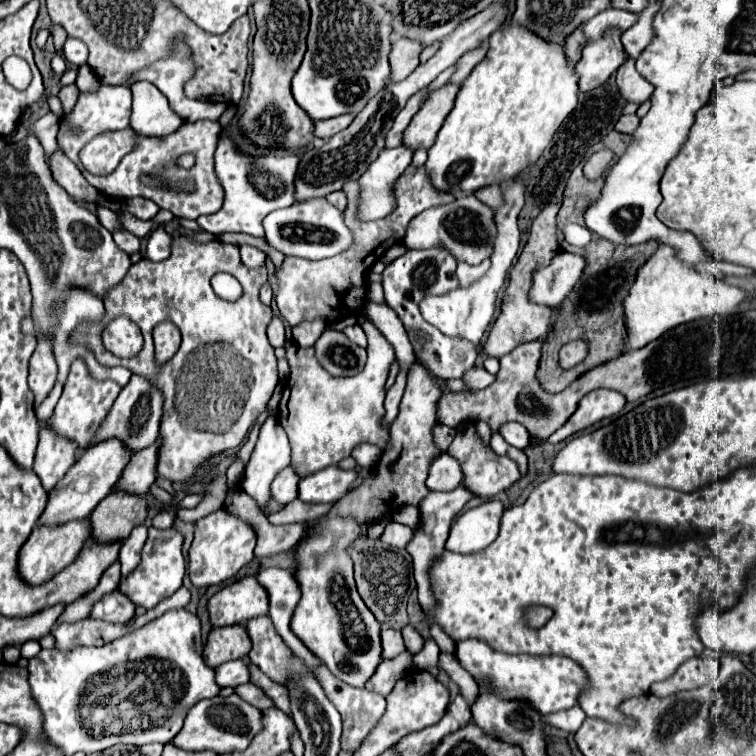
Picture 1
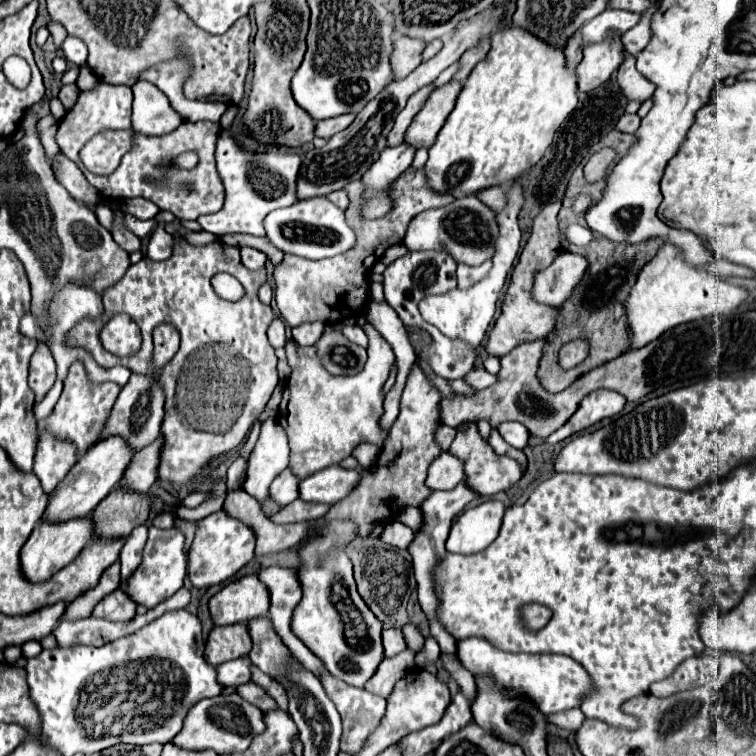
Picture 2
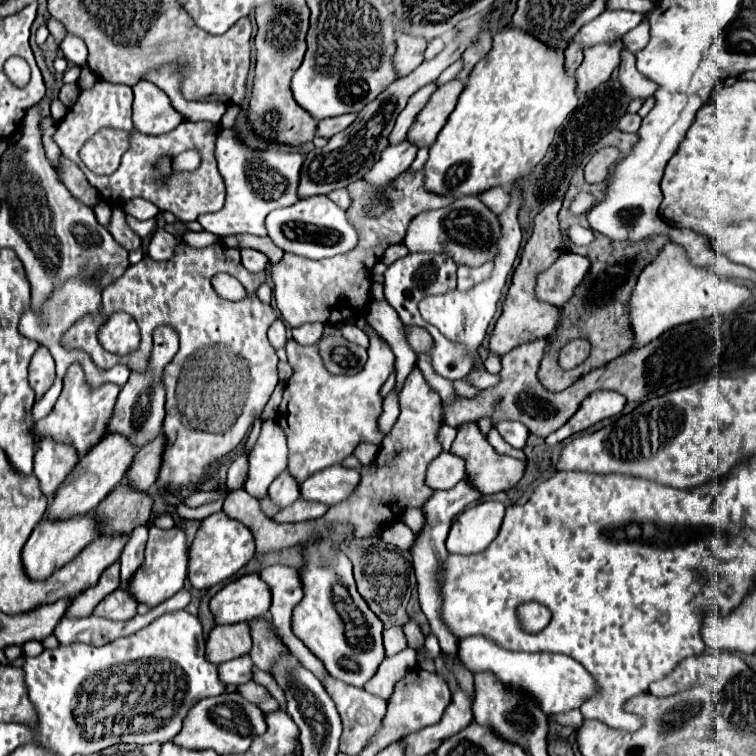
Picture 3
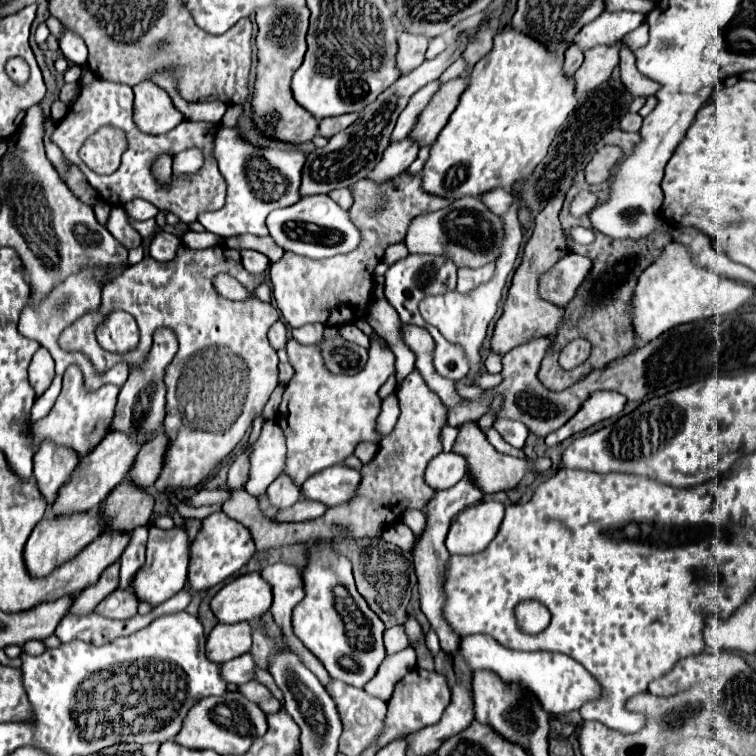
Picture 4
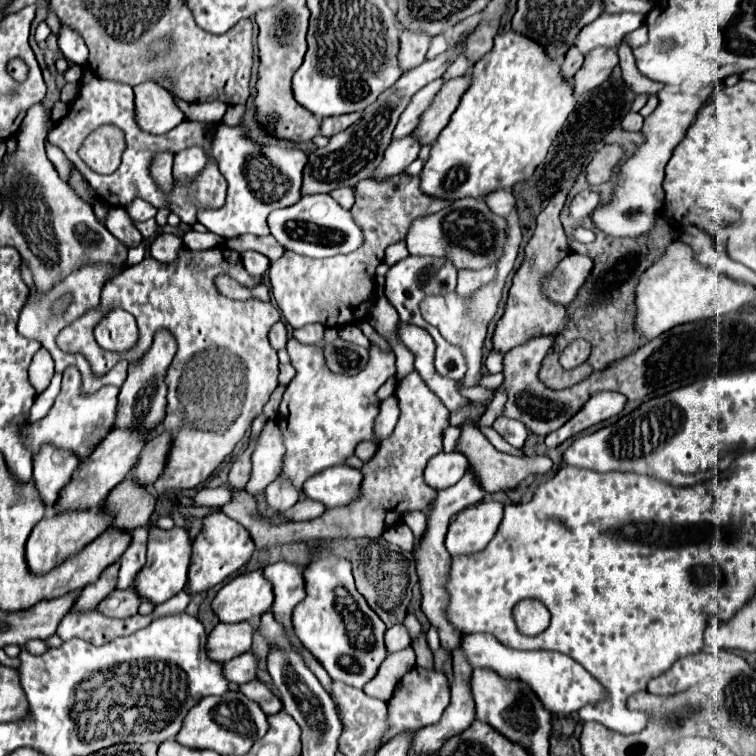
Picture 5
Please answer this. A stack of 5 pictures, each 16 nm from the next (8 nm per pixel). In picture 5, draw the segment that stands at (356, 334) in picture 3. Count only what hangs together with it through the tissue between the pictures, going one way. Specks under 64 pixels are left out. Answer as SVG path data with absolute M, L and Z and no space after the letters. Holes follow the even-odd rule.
M346 324L344 328L340 328L340 338L348 340L348 342L354 342L354 344L358 344L358 346L370 348L370 340L362 334L362 330L360 330L356 324Z

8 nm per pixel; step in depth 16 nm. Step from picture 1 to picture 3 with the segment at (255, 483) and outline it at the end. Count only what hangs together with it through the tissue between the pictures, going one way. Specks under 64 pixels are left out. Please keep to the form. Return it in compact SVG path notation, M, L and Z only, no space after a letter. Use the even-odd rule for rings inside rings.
M264 420L260 438L254 450L250 452L248 462L250 468L248 480L244 482L244 490L262 500L268 496L268 486L272 484L272 480L288 466L286 436L276 420Z

